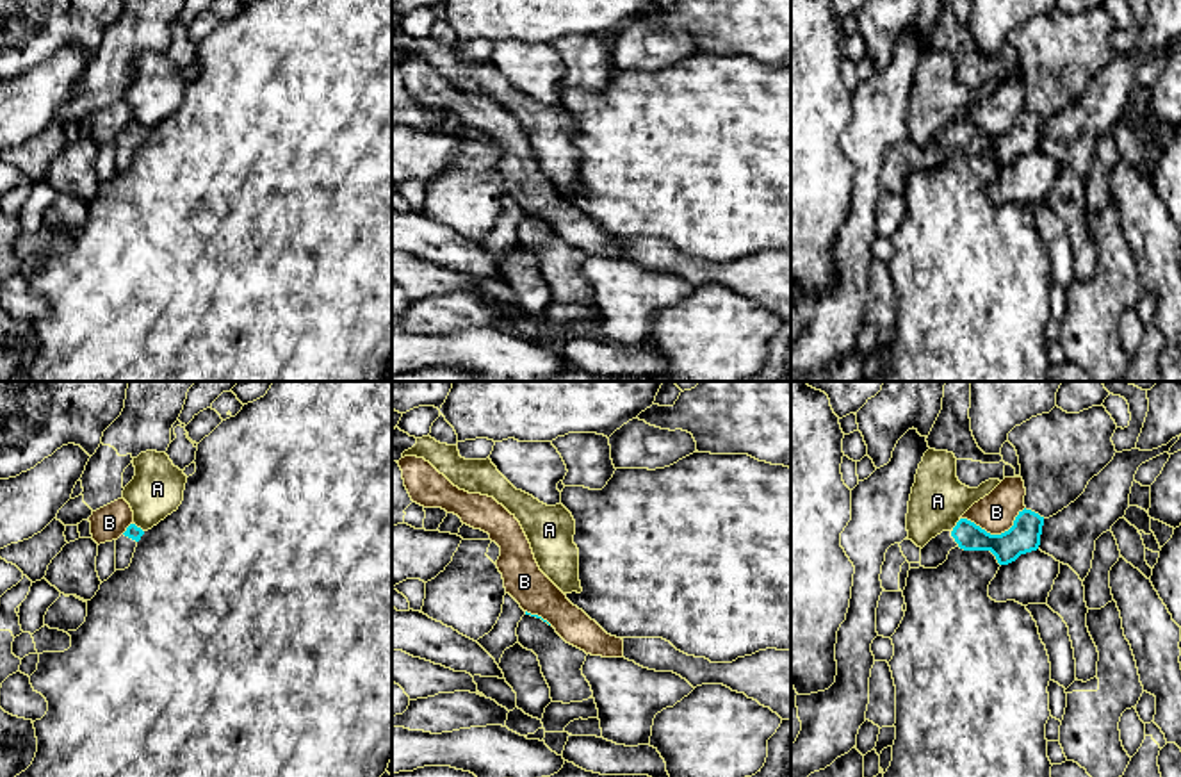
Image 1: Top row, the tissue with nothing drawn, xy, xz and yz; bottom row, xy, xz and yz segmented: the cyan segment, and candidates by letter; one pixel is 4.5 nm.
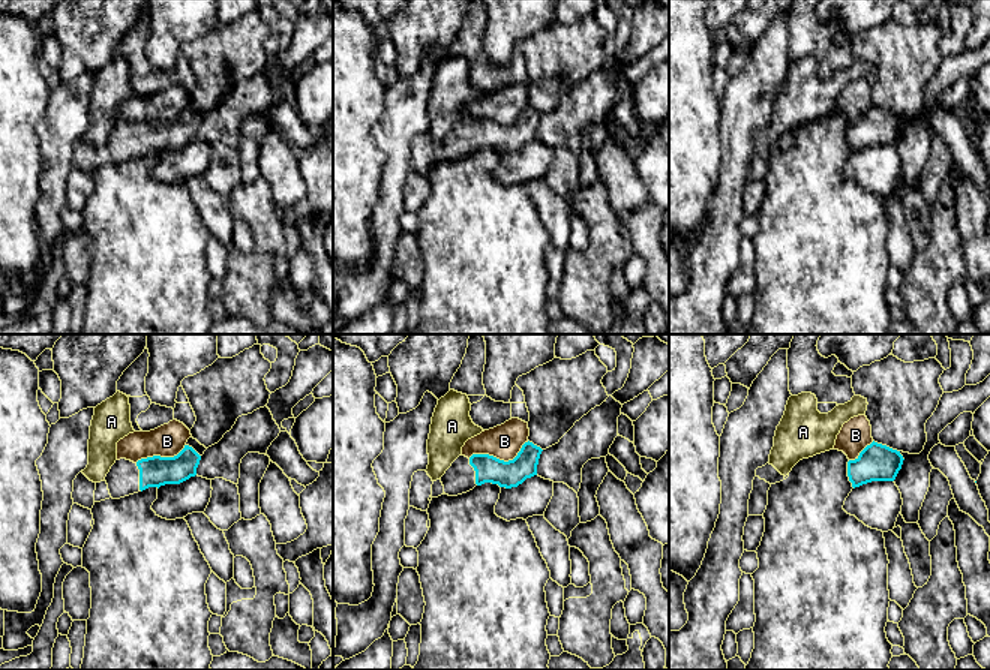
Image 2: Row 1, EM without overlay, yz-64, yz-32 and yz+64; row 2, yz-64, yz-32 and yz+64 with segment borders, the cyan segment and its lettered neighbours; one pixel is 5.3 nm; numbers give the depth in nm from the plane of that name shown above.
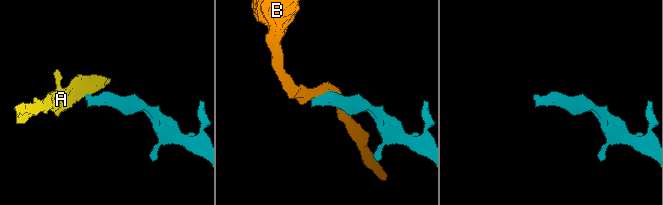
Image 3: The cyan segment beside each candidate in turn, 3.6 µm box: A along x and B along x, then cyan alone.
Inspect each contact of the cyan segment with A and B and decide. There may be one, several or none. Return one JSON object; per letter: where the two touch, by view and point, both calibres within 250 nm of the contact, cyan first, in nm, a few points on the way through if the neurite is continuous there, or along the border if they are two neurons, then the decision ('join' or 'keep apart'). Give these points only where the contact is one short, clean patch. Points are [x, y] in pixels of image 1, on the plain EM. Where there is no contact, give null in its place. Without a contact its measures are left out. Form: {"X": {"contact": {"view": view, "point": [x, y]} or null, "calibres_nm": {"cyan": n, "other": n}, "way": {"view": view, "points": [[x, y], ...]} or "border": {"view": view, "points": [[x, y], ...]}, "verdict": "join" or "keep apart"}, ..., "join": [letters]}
{"A": {"contact": {"view": "yz", "point": [955, 127]}, "calibres_nm": {"cyan": 130, "other": 260}, "border": {"view": "yz", "points": [[961, 120], [952, 132]]}, "verdict": "keep apart"}, "B": {"contact": {"view": "yz", "point": [994, 136]}, "calibres_nm": {"cyan": 150, "other": 180}, "verdict": "keep apart"}, "join": []}

